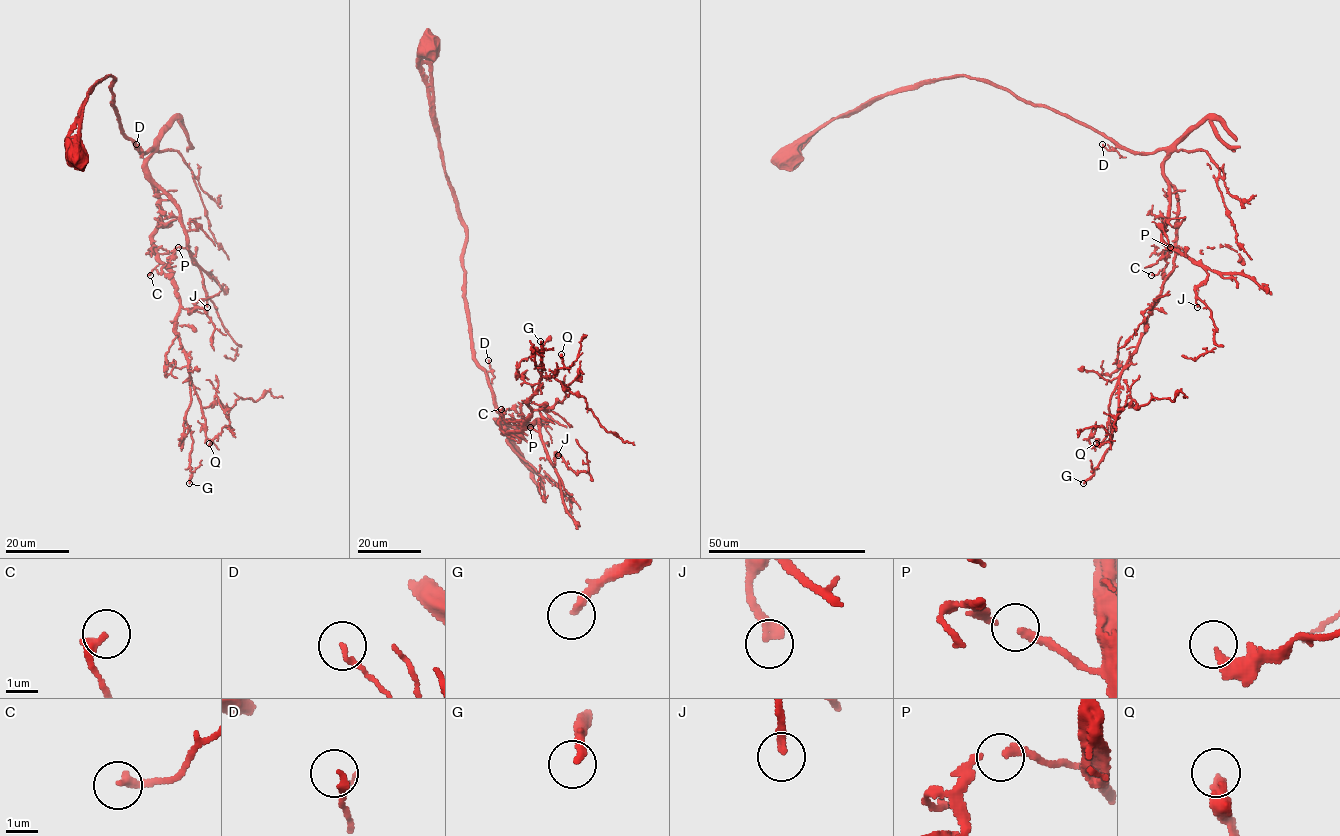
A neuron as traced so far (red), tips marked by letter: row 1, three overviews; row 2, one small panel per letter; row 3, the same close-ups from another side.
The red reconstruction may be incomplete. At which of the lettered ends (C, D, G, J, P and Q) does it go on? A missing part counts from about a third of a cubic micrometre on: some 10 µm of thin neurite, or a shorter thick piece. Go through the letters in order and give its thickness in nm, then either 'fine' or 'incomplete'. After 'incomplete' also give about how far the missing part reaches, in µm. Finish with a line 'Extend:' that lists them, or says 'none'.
C: 280 nm | fine
D: 160 nm | fine
G: 280 nm | incomplete | 15 µm
J: 260 nm | fine
P: 200 nm | fine
Q: 320 nm | fine
Extend: G

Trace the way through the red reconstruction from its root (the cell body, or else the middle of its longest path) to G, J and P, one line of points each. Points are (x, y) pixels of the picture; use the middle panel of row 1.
G: (428, 51), (432, 125), (466, 232), (471, 352), (504, 434), (530, 416), (537, 367), (544, 369), (540, 341)
J: (428, 51), (432, 125), (466, 232), (472, 355), (498, 422), (538, 419), (554, 465), (558, 455)
P: (428, 51), (432, 125), (466, 232), (472, 355), (498, 422), (538, 419), (538, 431), (530, 427)

